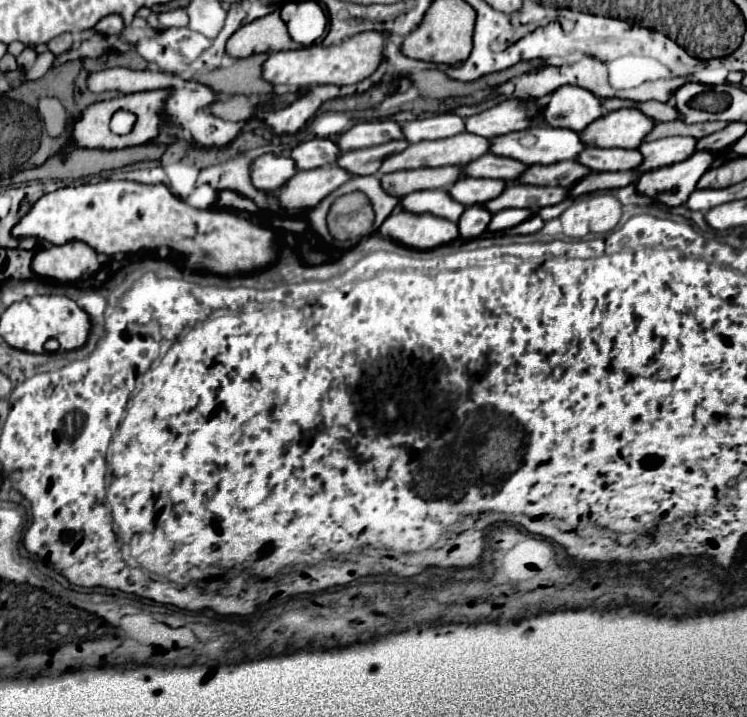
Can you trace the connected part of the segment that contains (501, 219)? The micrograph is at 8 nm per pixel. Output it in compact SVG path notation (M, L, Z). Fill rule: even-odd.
M507 208L503 212L497 212L493 214L491 218L491 224L489 224L489 230L491 232L499 232L499 230L509 230L517 224L521 224L523 220L527 220L533 212L531 210L519 210L519 208Z

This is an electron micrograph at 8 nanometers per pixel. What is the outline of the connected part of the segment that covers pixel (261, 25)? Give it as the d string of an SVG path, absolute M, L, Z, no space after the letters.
M279 10L241 26L227 42L227 54L233 58L247 58L251 54L295 48L299 48L299 44L295 44L289 36L287 24L281 20Z

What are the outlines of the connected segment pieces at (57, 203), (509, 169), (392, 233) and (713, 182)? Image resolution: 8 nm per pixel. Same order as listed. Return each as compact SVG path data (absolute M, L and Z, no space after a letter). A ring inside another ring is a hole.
M103 180L97 184L81 184L75 188L59 188L51 194L39 198L33 208L19 220L13 228L13 236L17 238L39 238L51 244L67 244L71 240L81 240L95 248L101 254L127 254L139 250L153 250L167 246L185 256L185 268L195 272L211 272L221 276L247 274L253 270L263 270L271 266L277 258L275 250L275 234L259 224L249 222L247 218L237 216L231 210L197 210L191 208L181 198L173 196L165 184L137 184L129 180Z
M495 154L481 156L479 160L473 160L471 164L465 164L467 176L471 178L501 178L507 182L513 182L527 166L511 160L511 158L499 158Z
M395 208L395 212L381 224L379 234L415 250L431 250L459 238L455 222L433 214L417 216L401 208Z
M717 168L707 170L707 172L701 176L697 188L721 188L721 184L717 182Z

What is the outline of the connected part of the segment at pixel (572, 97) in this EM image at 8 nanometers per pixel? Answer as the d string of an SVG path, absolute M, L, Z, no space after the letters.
M563 86L551 94L549 102L541 108L541 116L547 126L583 132L587 124L603 116L601 98L579 86Z

